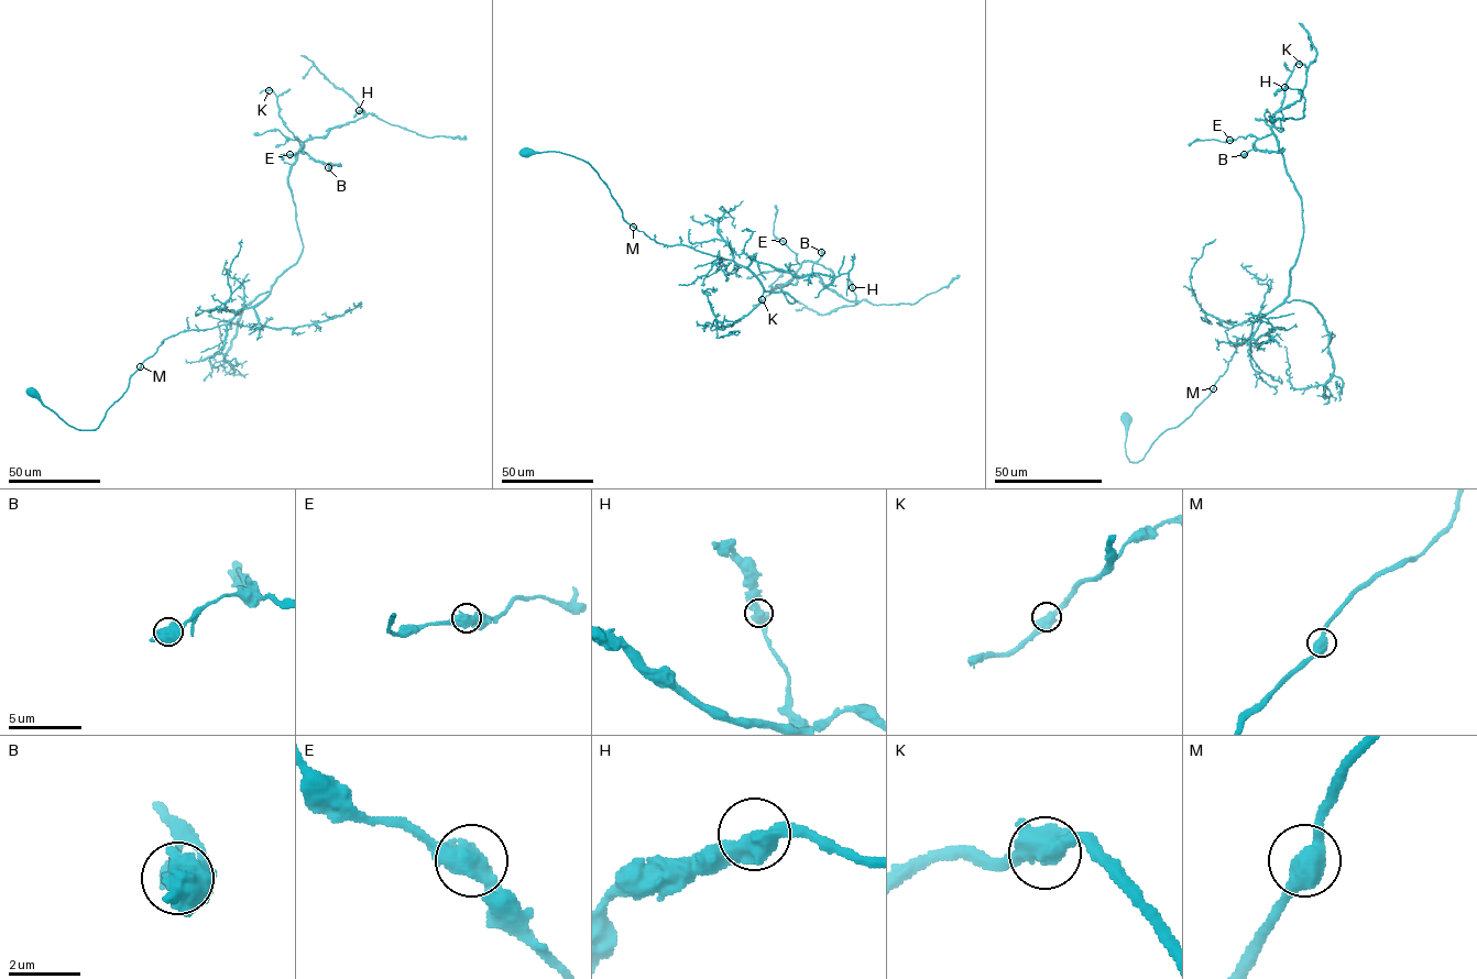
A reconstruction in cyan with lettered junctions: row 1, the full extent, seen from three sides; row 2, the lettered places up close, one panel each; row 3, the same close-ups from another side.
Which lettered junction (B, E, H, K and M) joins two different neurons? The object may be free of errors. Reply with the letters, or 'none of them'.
none of them

